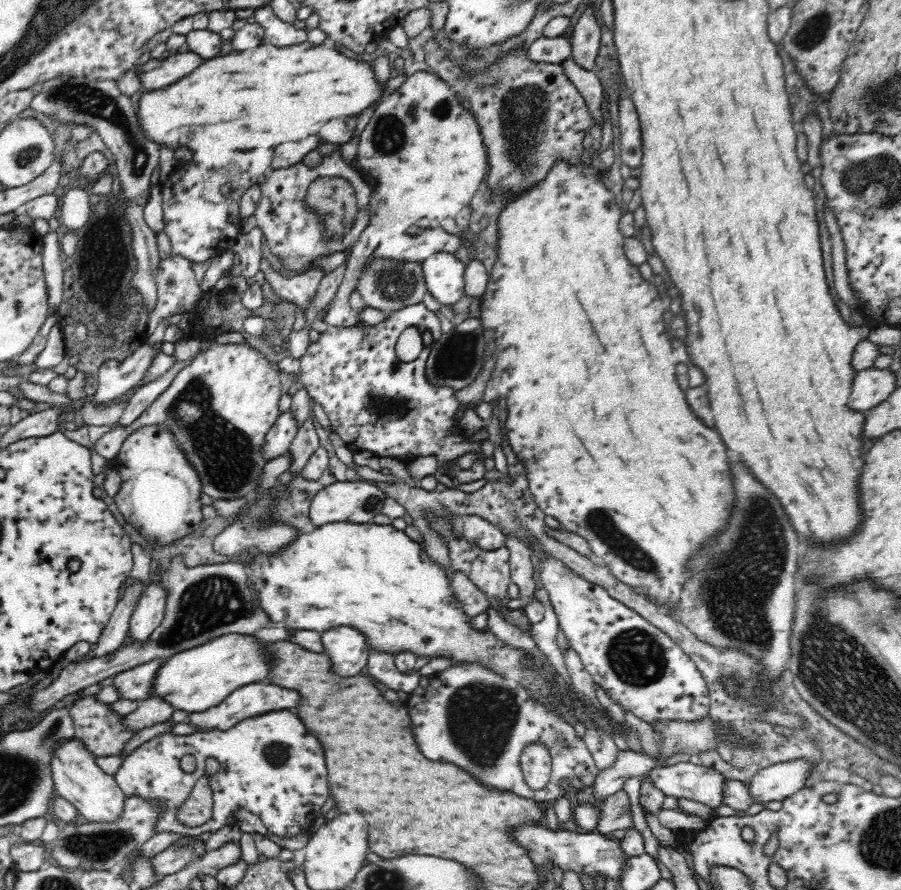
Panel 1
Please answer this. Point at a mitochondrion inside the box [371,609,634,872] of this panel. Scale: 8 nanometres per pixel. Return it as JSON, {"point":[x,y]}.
{"point":[480,716]}

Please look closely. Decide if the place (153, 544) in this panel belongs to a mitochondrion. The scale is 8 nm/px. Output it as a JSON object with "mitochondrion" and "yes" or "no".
{"mitochondrion":"no"}

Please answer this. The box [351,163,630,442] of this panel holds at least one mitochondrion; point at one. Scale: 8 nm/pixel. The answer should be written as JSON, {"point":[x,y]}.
{"point":[457,357]}

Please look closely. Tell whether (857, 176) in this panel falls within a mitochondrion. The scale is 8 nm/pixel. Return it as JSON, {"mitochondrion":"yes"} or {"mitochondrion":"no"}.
{"mitochondrion":"yes"}

